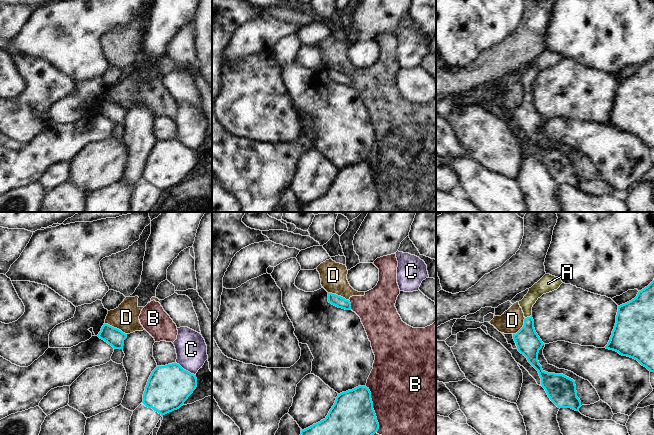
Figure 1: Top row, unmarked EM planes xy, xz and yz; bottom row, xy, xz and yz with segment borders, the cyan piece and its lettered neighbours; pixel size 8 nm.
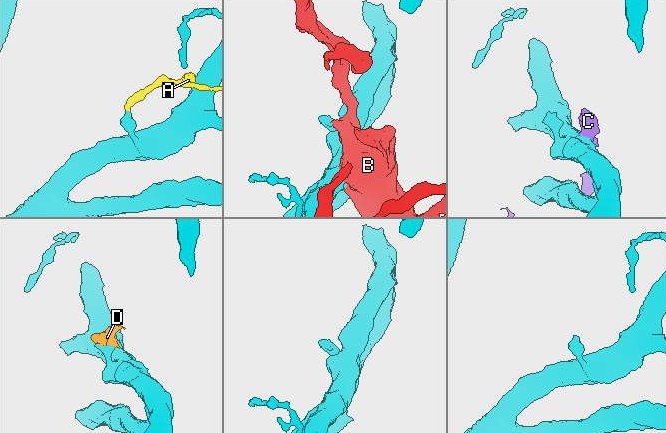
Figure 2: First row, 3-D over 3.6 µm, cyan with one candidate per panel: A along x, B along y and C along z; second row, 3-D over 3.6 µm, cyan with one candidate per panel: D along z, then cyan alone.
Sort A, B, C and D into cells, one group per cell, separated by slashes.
A / B D / C

